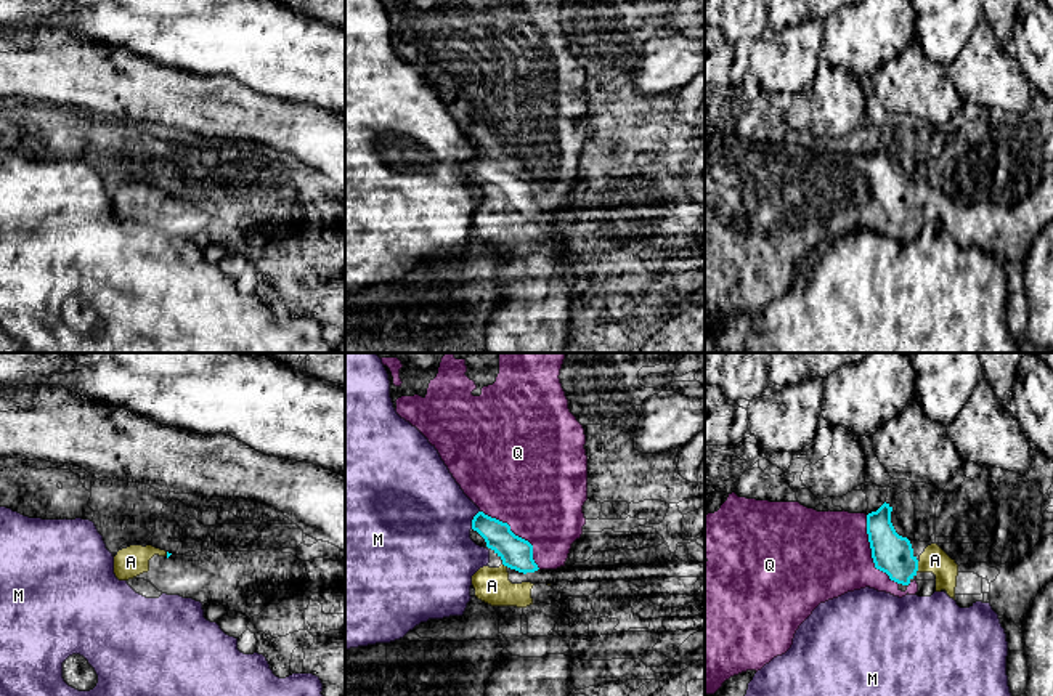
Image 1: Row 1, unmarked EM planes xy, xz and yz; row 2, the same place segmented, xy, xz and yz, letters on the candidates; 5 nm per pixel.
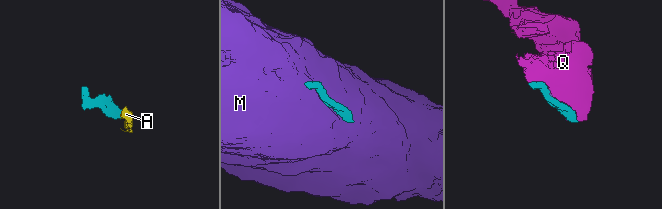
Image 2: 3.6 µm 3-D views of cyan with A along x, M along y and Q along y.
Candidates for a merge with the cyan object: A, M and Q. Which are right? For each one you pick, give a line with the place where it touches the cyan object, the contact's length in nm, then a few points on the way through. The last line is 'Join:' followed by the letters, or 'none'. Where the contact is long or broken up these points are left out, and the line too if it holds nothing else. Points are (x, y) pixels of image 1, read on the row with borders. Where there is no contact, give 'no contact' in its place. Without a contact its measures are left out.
A: meets cyan in yz at (917, 566); contact 60 nm long; runs through yz (893, 554), (906, 566), (917, 566), (935, 560)
Q: meets cyan in xz at (517, 536); contact 420 nm long
Join: A, Q

